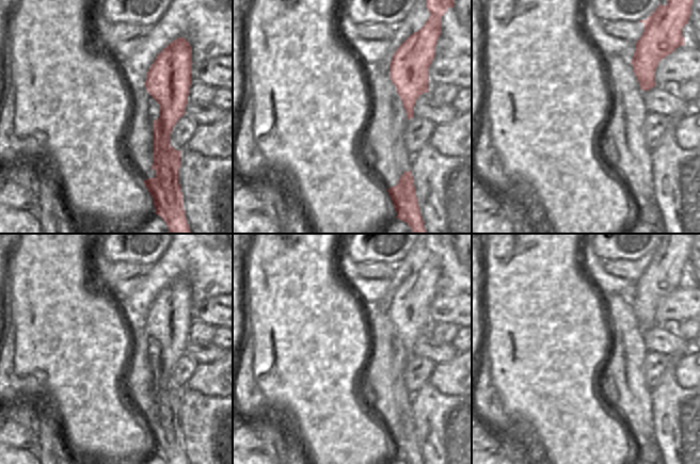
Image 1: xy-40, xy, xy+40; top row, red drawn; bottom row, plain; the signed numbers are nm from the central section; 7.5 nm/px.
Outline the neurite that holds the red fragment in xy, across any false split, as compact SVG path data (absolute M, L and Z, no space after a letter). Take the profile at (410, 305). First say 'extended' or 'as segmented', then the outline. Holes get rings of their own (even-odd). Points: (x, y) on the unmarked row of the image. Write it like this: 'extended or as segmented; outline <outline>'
as segmented; outline M433 234L427 239L427 247L431 252L429 258L425 262L425 265L417 271L410 274L397 288L395 293L393 294L393 299L391 301L391 318L395 325L397 326L397 331L403 341L403 346L408 352L408 358L414 356L414 346L416 343L416 339L424 333L429 332L429 307L435 297L435 286L438 284L438 279L442 273L442 256L446 253L449 246L455 246L455 234Z

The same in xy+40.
as segmented; outline M670 234L667 244L659 243L646 259L639 260L645 262L645 271L636 282L632 304L642 330L650 330L657 324L655 322L655 309L659 301L674 291L680 285L685 285L683 267L689 260L695 235Z

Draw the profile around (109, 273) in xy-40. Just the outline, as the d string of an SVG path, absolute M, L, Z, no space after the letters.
M96 252L94 254L94 266L98 279L108 288L121 281L146 274L152 269L150 265L138 261L118 261L114 263L104 259Z

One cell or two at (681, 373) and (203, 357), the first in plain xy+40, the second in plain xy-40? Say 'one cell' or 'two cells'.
two cells

